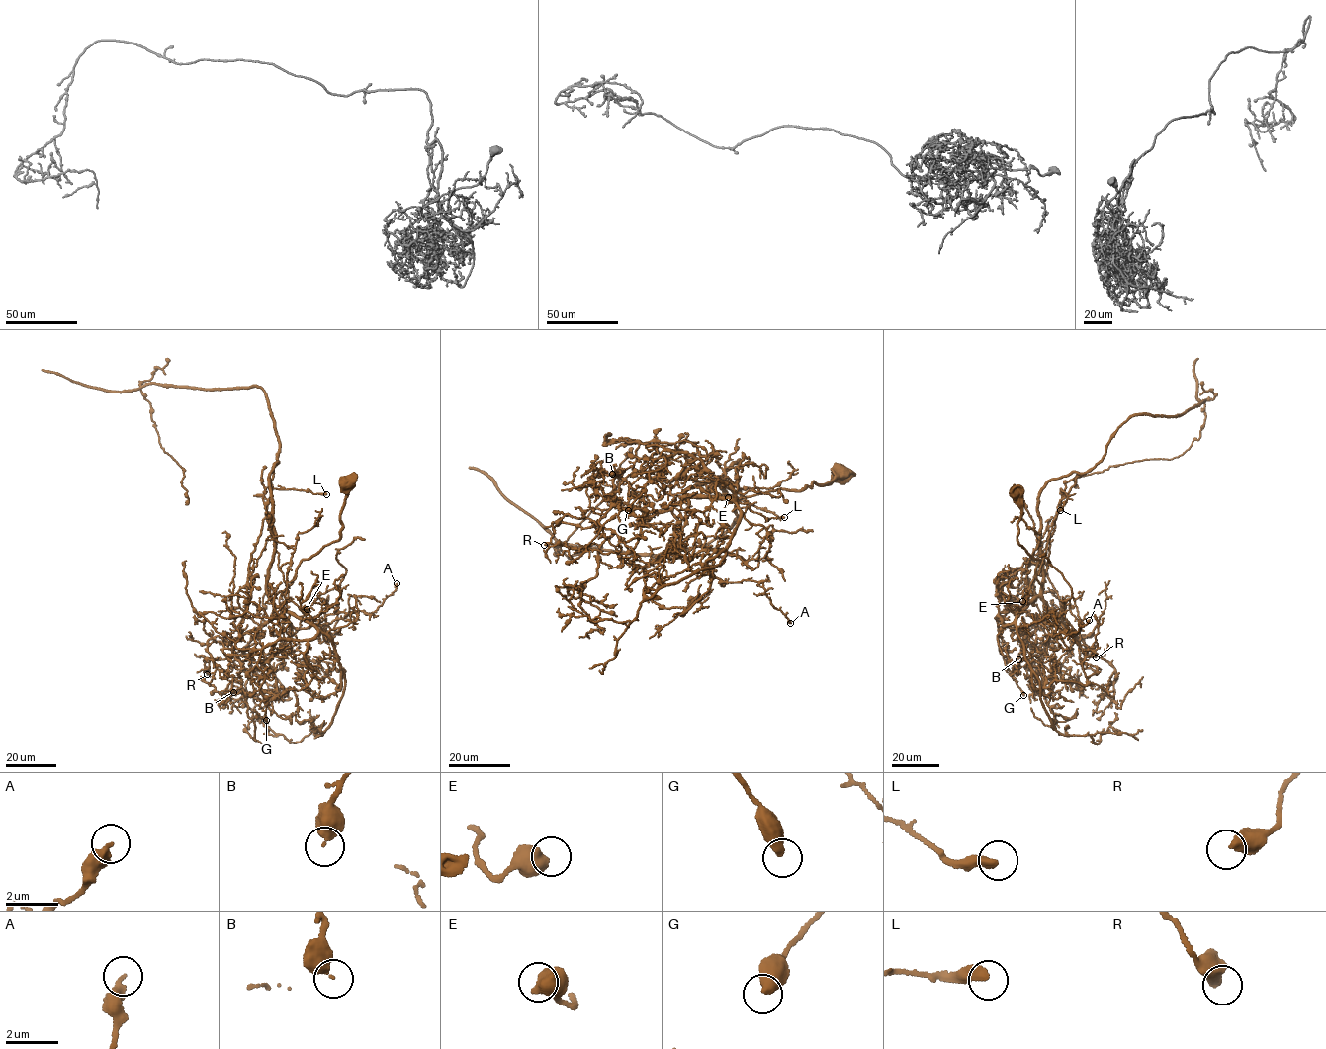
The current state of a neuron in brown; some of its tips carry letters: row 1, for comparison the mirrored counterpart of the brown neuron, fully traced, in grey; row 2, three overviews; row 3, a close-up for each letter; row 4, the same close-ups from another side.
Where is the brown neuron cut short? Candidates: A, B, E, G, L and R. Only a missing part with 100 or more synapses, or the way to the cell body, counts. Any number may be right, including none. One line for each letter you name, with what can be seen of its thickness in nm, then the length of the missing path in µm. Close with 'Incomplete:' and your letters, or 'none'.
Incomplete: none

